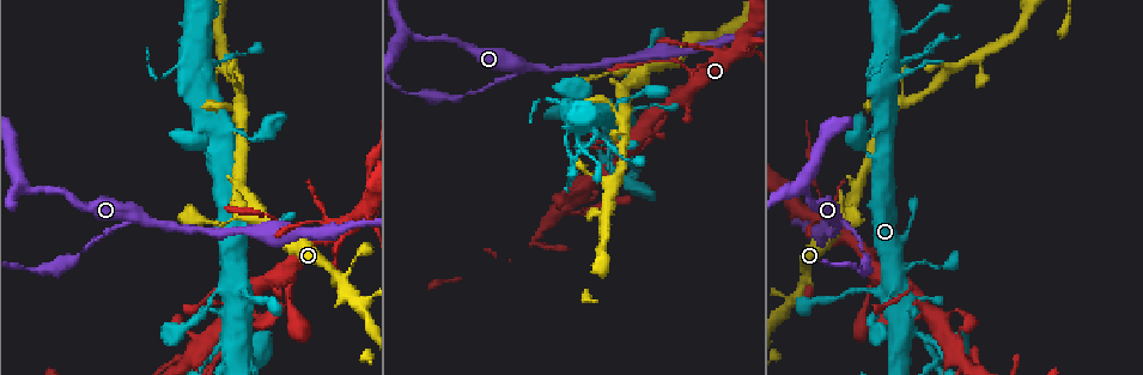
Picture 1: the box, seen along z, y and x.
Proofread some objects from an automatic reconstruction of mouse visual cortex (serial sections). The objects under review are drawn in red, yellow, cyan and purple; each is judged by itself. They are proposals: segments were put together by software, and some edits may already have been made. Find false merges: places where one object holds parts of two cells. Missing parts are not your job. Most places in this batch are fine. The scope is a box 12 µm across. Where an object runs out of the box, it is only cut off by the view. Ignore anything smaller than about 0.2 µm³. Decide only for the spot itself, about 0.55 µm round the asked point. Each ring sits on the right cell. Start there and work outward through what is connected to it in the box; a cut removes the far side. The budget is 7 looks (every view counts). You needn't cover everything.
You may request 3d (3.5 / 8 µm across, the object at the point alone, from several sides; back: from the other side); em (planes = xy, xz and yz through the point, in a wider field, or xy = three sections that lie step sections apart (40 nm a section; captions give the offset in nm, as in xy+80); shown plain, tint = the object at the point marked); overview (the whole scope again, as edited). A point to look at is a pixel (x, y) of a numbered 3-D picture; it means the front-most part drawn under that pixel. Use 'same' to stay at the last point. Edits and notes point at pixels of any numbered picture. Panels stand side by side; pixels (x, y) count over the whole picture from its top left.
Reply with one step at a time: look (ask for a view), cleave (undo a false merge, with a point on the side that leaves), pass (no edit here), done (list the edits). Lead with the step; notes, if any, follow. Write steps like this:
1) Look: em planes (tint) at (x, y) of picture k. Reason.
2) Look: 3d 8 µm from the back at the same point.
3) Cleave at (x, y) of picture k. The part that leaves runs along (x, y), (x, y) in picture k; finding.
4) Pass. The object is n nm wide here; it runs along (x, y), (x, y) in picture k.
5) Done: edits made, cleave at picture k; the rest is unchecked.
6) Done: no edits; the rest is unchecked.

Look: 3d 8 µm at (355, 302) of picture 1.

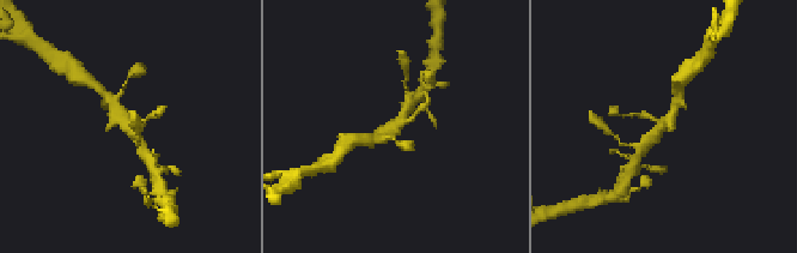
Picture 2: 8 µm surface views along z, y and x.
Look: em planes (tint) at (661, 126) of picture 2. Shape alone is not enough.

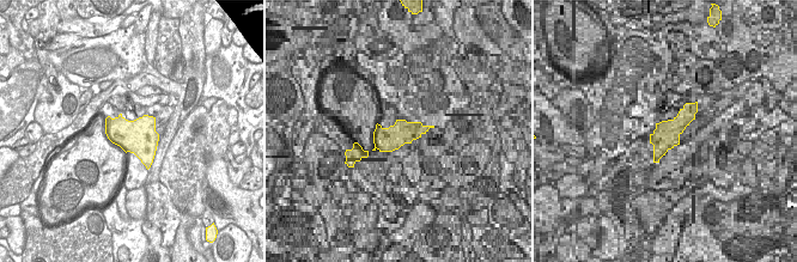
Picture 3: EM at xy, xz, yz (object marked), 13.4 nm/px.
Pass. It runs along (677, 101), (669, 119), (639, 149) in picture 2; continuous, no second cell.

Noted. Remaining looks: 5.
Look: 3d 8 µm at (644, 145) of picture 1.

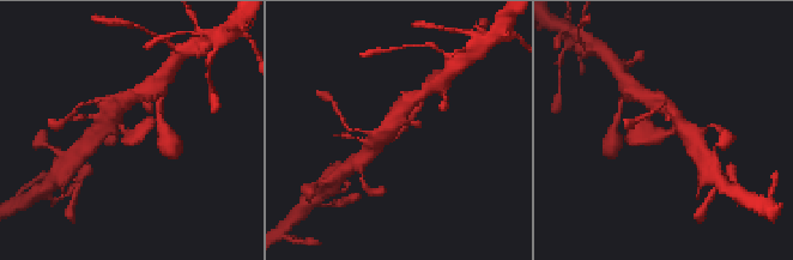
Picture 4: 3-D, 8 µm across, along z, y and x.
Look: em planes (tint) at (127, 131) of picture 4. Need the tissue.

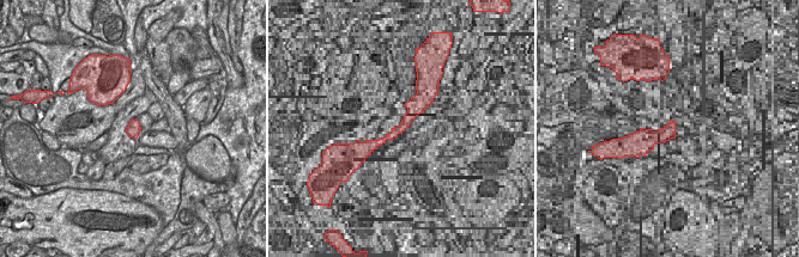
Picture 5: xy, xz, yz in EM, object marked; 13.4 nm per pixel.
Pass. One cell here.

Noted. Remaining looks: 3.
Look: 3d 3.5 µm at (521, 68) of picture 1. Small branch off a trunk.

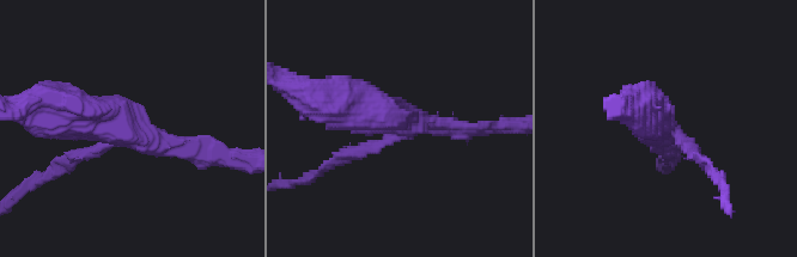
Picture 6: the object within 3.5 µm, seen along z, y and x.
Look: em xy step 1 (tint) at (405, 121) of picture 6. 3 arms meet here; the arms are 150, 250, 500 nm wide; need the tissue.

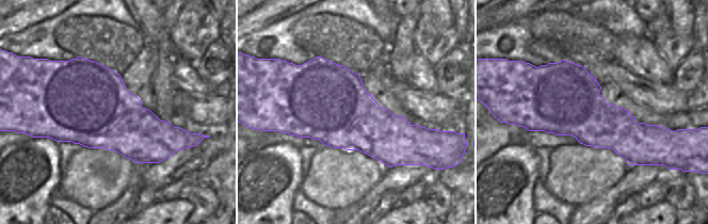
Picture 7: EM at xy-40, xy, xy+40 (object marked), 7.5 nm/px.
Pass. It runs along (62, 112), (210, 157) in picture 6; one cell here.

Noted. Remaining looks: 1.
Done: no edits; the rest is unchecked.

